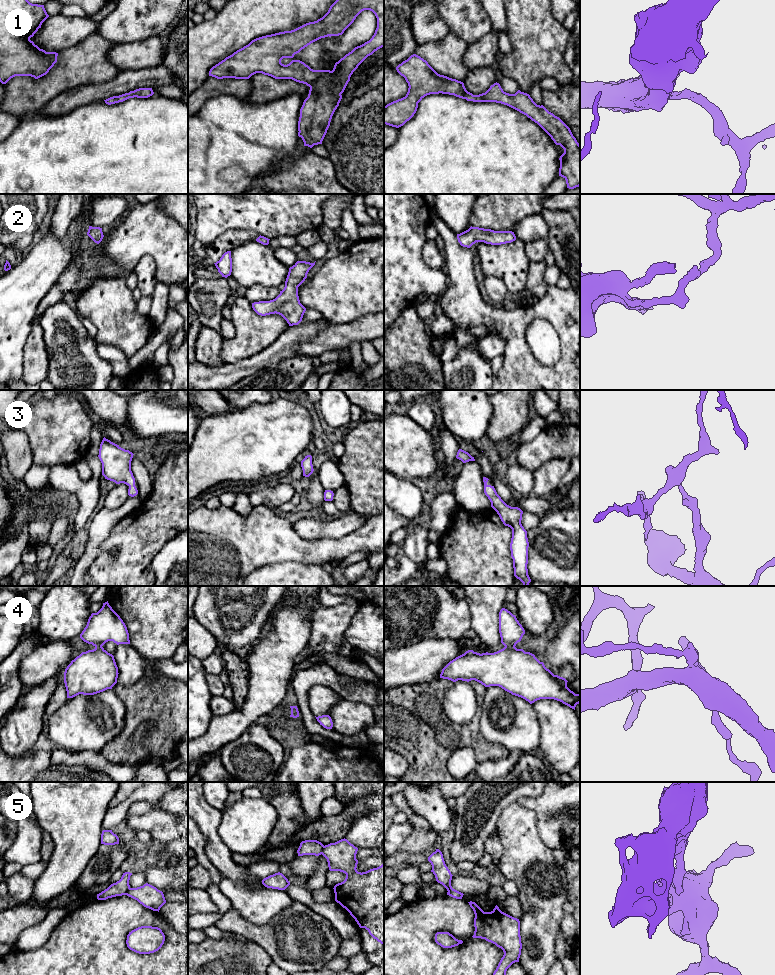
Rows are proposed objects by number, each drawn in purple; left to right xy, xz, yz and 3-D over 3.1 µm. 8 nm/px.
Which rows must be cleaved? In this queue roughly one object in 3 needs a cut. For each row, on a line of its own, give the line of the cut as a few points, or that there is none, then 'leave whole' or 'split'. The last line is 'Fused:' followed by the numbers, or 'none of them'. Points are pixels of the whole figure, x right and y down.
1: cut none; leave whole
2: cut none; leave whole
3: cut none; leave whole
4: cut yz (505, 646), (514, 647); split
5: cut xz (324, 846), (321, 853); split
Fused: 4, 5

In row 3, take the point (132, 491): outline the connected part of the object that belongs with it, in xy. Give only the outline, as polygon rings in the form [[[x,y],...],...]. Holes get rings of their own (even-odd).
[[[105,437],[100,444],[98,455],[102,463],[102,475],[105,479],[113,481],[116,484],[124,483],[128,485],[128,495],[131,497],[138,494],[135,478],[131,471],[133,455],[129,450],[121,448]]]

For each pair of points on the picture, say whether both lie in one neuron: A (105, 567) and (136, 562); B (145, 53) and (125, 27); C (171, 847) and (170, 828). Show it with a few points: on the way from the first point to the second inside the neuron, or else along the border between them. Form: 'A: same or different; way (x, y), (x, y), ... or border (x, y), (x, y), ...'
A: same; way (113, 567), (128, 567)
B: different; border (157, 35), (143, 40), (118, 42), (116, 44)
C: different; border (177, 838), (163, 843)

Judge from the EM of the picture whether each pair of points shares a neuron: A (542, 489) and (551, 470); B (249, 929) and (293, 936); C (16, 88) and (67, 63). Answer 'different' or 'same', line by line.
A: same
B: same
C: same

